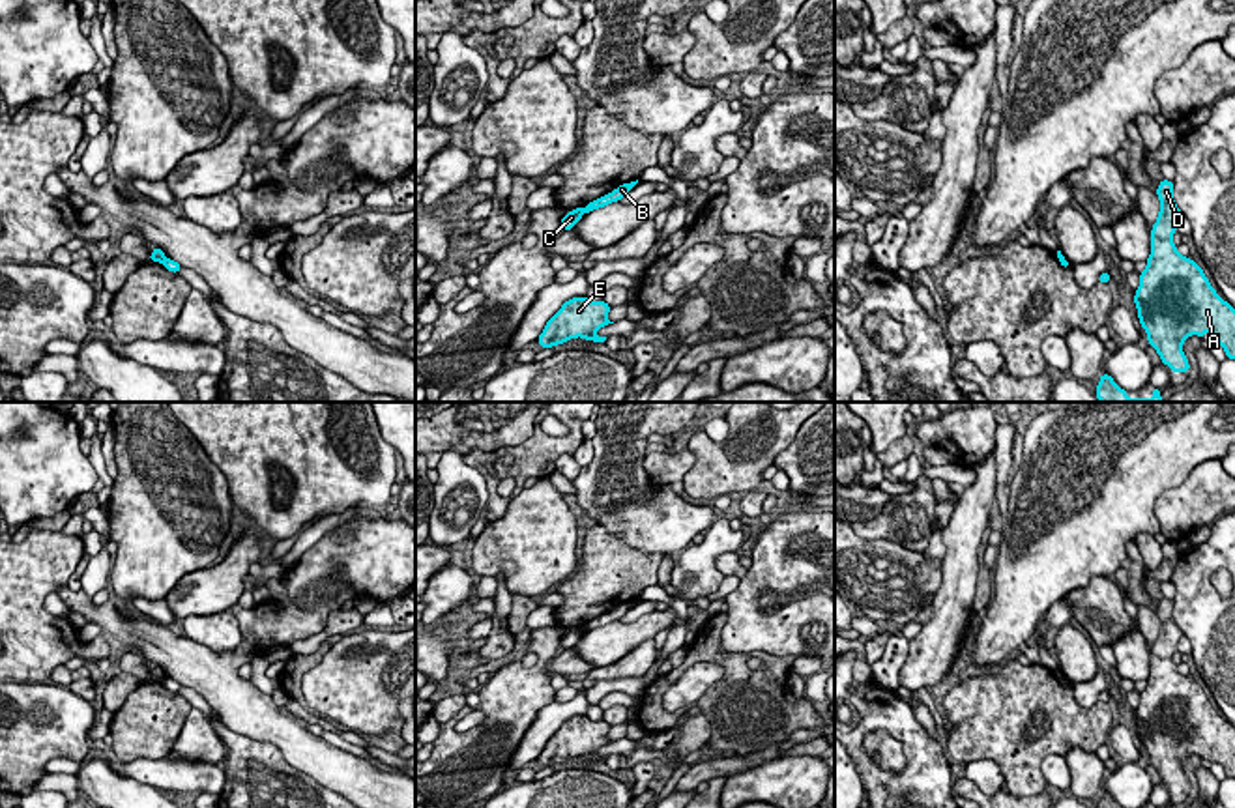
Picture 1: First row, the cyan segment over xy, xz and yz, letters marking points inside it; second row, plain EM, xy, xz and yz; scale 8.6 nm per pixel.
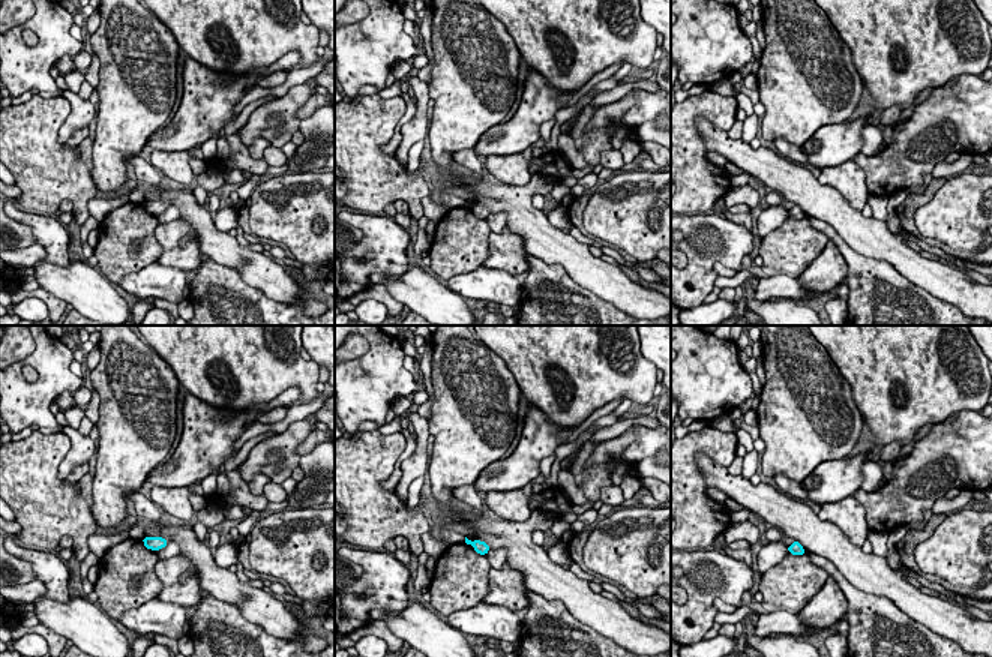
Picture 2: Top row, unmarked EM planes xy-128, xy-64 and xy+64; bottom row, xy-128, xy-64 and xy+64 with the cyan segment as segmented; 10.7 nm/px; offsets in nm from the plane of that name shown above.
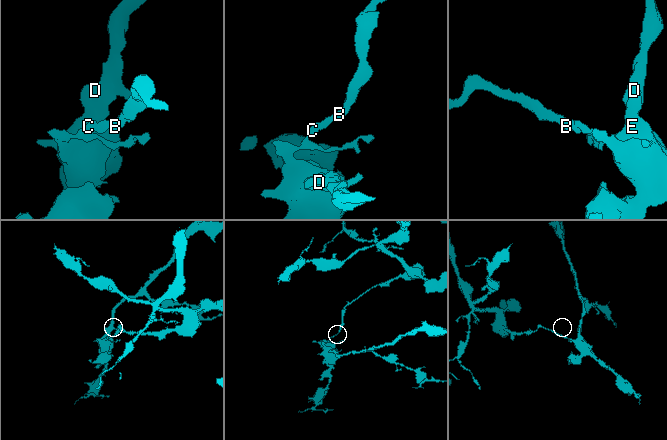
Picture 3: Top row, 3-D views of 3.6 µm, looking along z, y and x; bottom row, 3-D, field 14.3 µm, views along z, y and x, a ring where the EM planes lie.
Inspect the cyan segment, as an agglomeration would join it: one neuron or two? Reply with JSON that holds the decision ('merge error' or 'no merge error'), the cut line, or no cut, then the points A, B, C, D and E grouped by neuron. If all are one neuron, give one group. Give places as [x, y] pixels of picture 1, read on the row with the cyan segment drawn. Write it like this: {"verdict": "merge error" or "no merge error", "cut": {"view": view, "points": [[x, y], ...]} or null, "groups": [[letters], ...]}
{"verdict": "merge error", "cut": {"view": "xz", "points": [[582, 208], [584, 212]]}, "groups": [["A", "C", "D", "E"], ["B"]]}

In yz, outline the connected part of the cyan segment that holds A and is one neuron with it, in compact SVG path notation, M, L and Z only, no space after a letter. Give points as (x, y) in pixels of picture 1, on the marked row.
M1162 180L1156 196L1160 211L1151 228L1151 254L1134 296L1147 342L1171 372L1190 372L1183 344L1192 335L1203 339L1205 333L1214 333L1226 357L1235 359L1235 309L1173 243L1184 217L1173 200L1173 181Z

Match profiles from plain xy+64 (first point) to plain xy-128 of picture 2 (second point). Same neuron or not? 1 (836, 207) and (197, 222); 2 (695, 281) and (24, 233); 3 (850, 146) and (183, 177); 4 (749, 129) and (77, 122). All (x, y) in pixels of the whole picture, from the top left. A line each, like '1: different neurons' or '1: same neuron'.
1: same neuron
2: different neurons
3: different neurons
4: different neurons

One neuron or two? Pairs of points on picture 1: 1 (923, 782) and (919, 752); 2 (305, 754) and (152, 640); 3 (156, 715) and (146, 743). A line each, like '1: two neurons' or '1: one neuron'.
1: one neuron
2: one neuron
3: one neuron

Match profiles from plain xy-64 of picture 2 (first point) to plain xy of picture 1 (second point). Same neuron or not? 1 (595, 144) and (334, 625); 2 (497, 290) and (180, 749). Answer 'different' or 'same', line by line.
1: different
2: different

